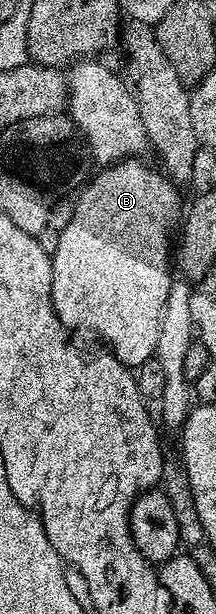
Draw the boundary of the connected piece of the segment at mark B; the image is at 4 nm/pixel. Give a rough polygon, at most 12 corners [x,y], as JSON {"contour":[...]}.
{"contour":[[143,158],[98,169],[51,252],[64,328],[155,355],[181,220]]}

